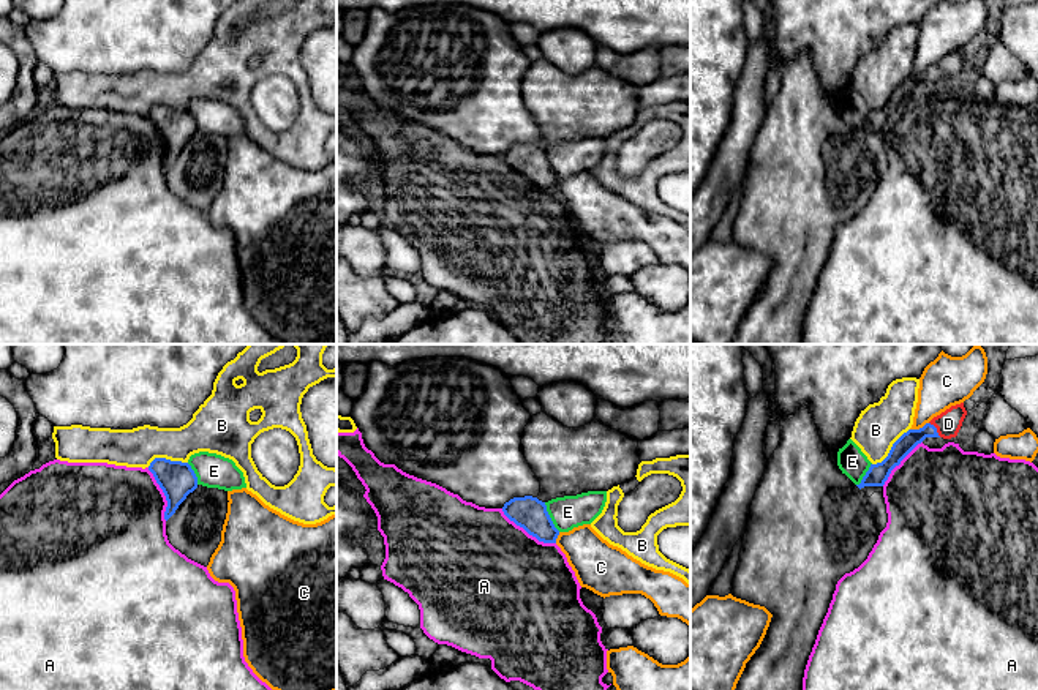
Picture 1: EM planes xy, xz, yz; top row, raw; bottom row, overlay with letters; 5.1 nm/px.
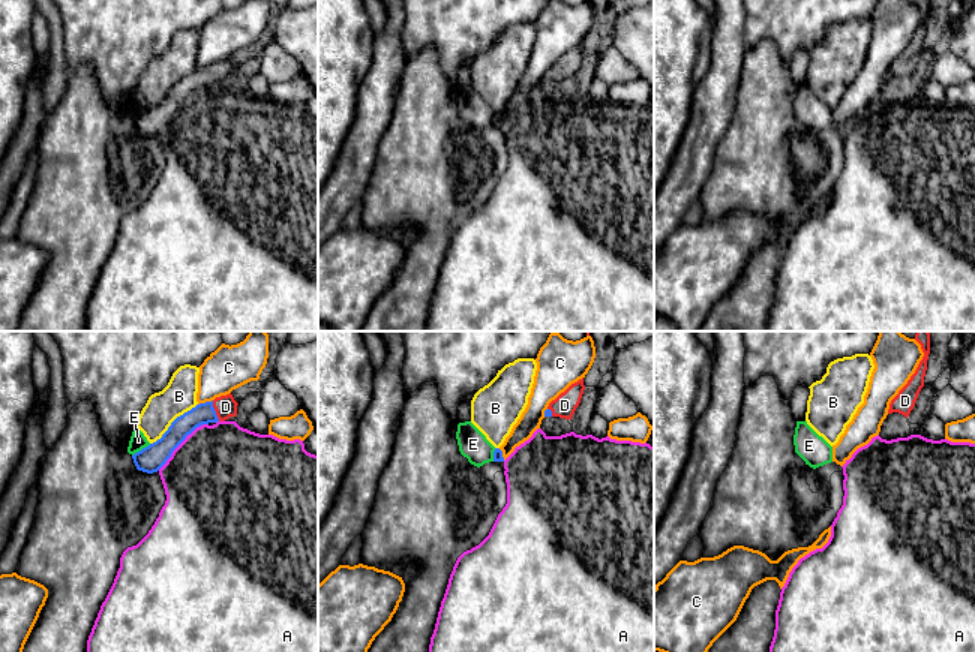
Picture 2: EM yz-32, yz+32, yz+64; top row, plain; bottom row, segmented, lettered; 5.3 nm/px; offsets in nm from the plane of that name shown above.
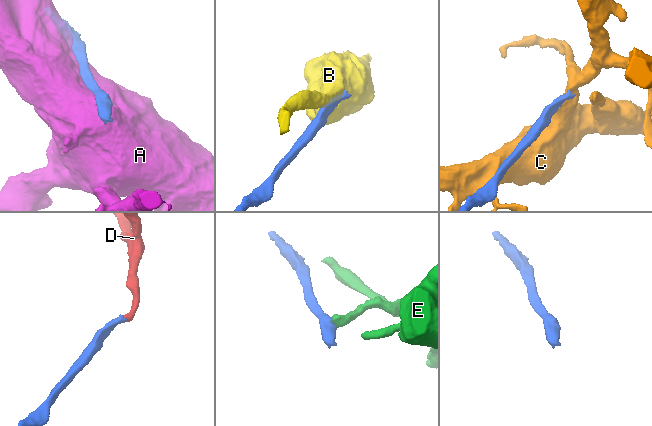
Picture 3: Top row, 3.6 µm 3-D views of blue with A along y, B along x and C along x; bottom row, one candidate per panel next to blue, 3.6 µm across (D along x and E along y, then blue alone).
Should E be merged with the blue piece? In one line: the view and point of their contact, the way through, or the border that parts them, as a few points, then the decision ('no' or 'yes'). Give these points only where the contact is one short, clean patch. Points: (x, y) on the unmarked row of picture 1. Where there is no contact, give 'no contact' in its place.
meets blue in xz at (549, 163); border along xz (544, 149), (552, 169), (560, 177); no

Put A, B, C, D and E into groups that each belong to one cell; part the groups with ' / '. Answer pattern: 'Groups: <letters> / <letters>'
Groups: A / B / C / D / E

